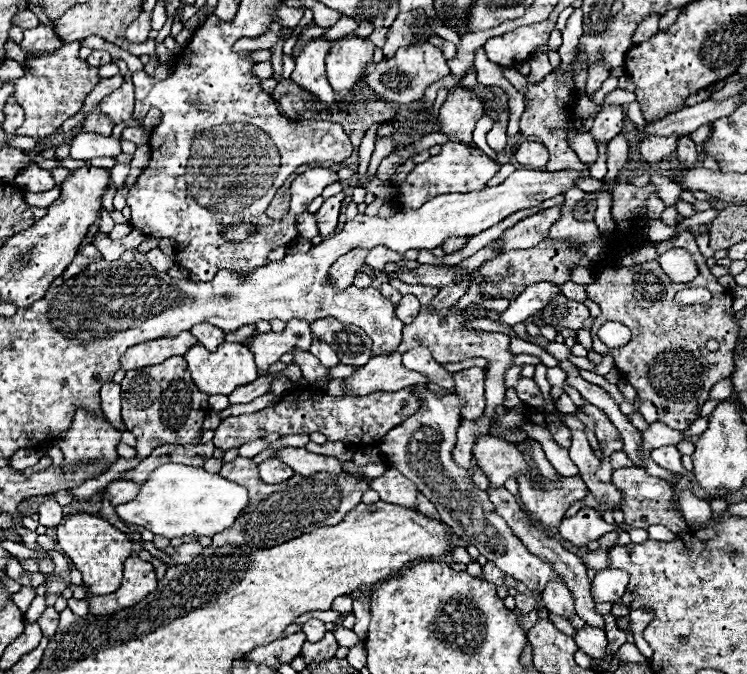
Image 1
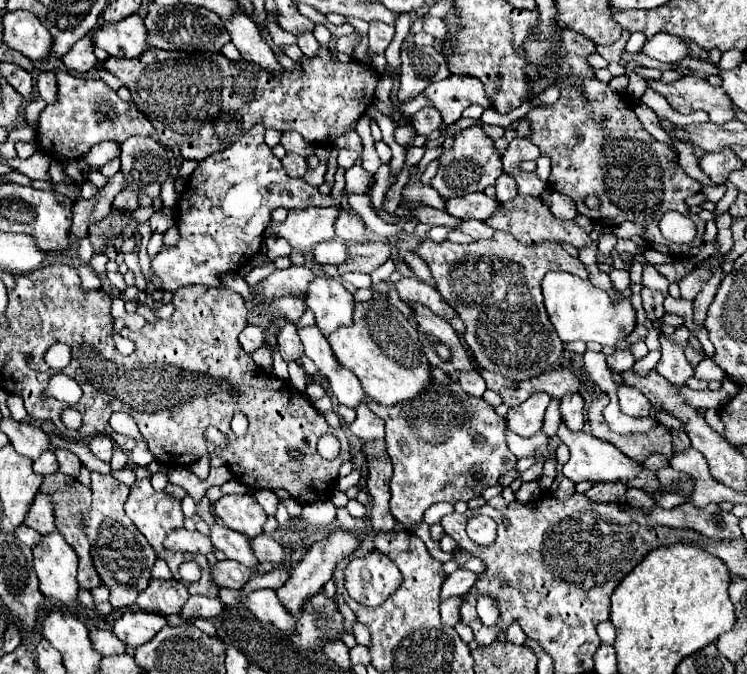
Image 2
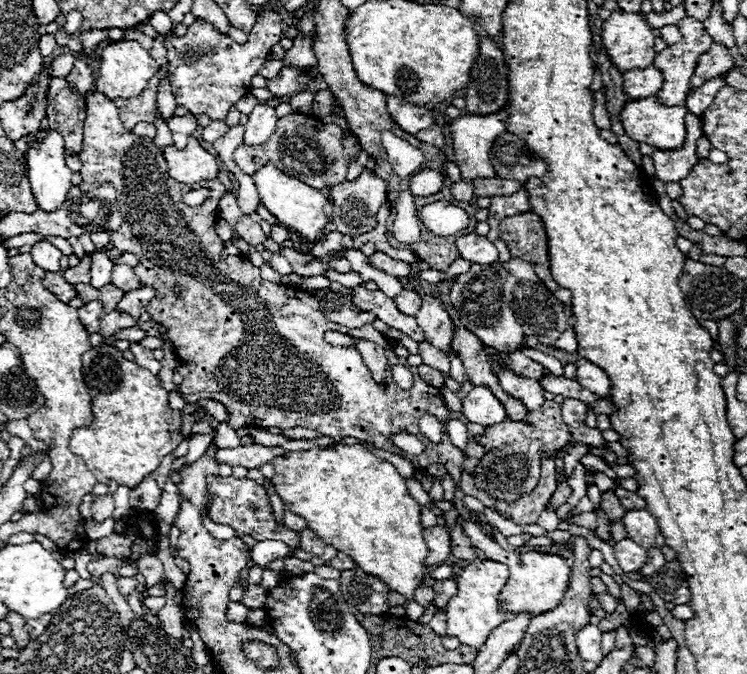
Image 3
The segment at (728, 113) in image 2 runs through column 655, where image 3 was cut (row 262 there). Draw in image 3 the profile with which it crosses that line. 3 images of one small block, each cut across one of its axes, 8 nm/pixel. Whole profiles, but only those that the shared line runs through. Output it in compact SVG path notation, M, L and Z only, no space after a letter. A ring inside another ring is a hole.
M82 258L78 266L64 270L68 284L90 284L90 258Z

